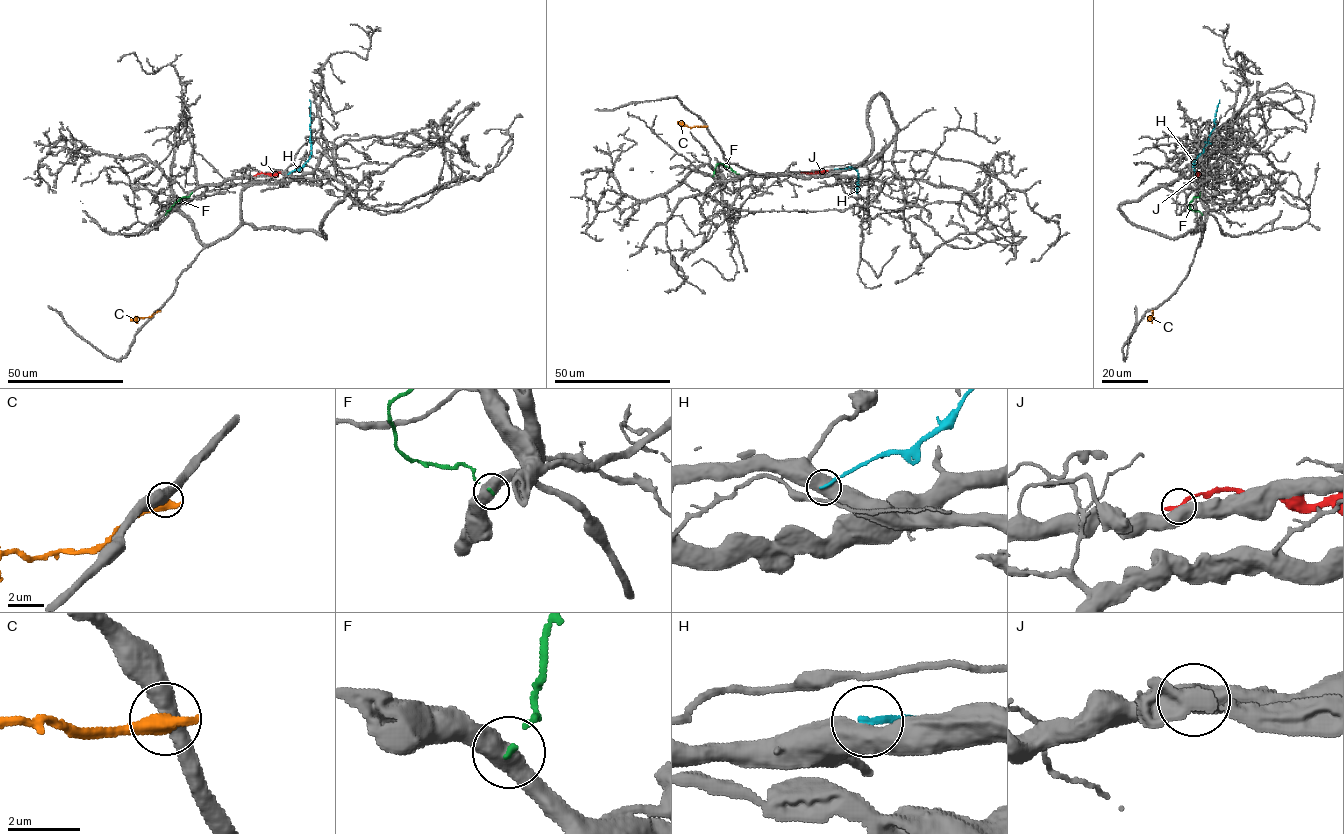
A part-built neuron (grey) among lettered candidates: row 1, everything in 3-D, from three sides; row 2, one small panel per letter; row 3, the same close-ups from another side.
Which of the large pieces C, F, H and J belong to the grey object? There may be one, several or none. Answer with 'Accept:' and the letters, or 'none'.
Accept: none

